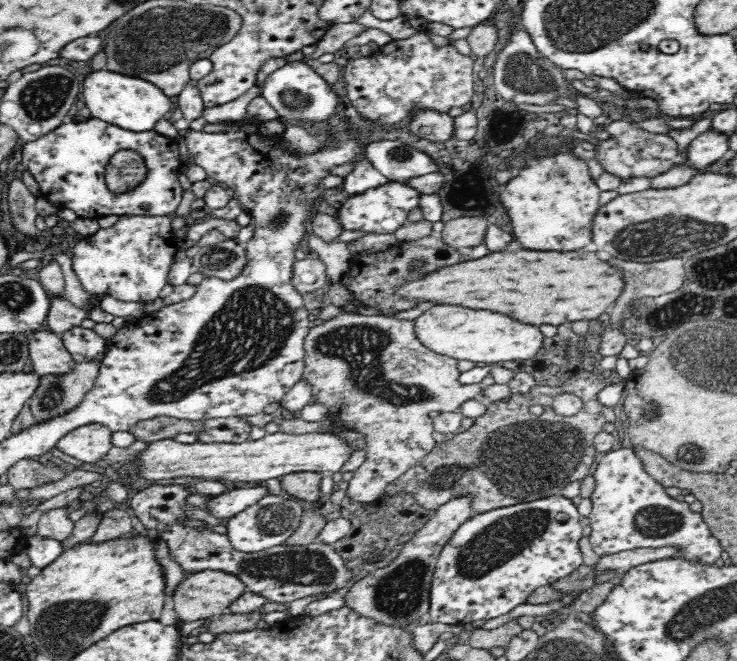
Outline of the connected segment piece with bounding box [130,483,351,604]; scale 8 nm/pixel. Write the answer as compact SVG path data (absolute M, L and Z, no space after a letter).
M157 483L150 484L149 487L138 491L130 500L135 516L139 518L143 526L147 528L153 527L159 531L159 536L167 543L171 559L176 564L179 564L182 570L186 570L187 574L190 574L190 571L197 572L204 570L225 572L226 574L236 576L244 584L246 591L258 593L272 602L283 602L287 604L305 596L310 596L311 594L329 593L337 588L350 586L351 572L343 565L341 556L330 544L322 544L317 541L308 544L308 546L284 546L282 544L260 552L244 553L234 550L227 537L221 533L194 531L184 527L176 518L186 516L182 512L182 509L180 509L180 506L187 504L186 498L191 494L188 488L184 485L166 486L158 485Z

